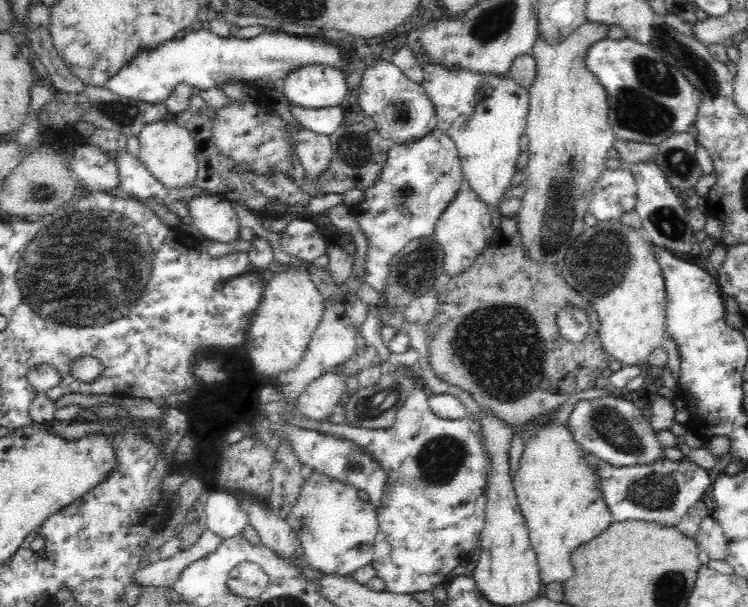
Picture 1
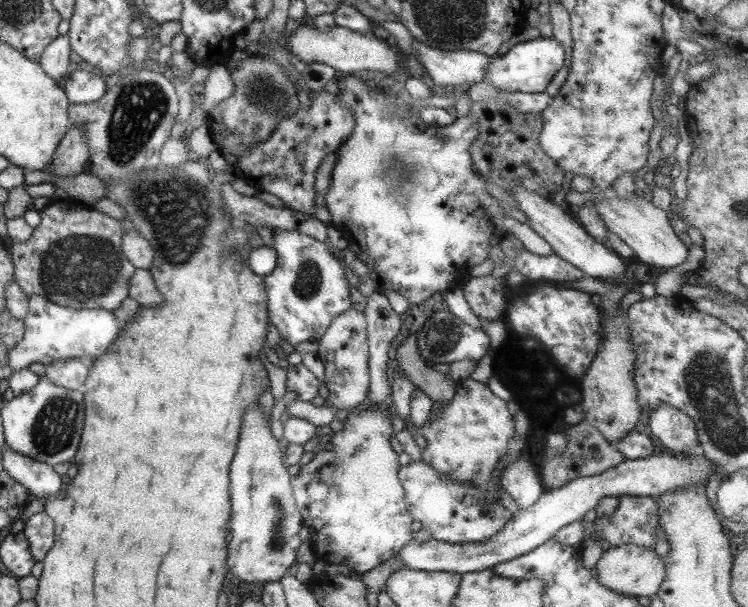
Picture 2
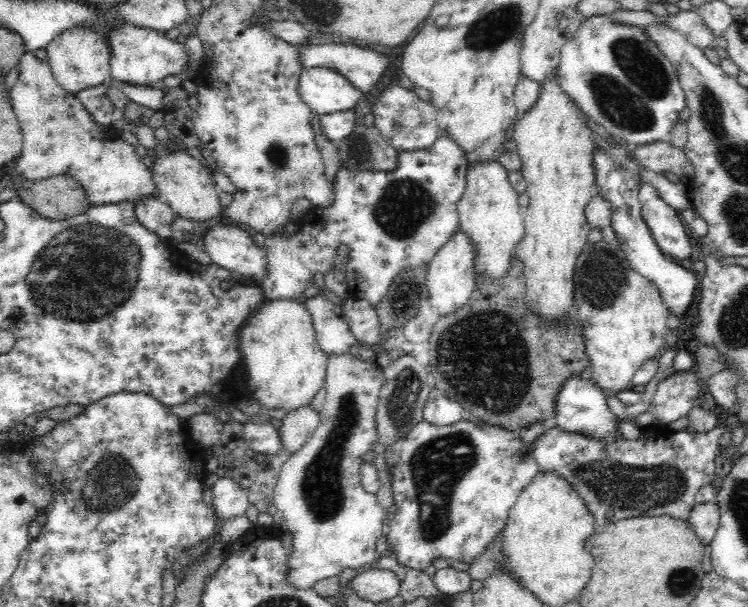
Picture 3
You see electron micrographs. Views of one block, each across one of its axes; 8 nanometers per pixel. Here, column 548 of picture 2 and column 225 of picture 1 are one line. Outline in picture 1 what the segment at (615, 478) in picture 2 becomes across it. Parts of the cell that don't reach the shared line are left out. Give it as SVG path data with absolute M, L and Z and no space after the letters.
M214 488L207 492L202 502L206 511L207 529L224 540L243 534L246 524L249 524L249 518L240 508L234 493L226 489Z

